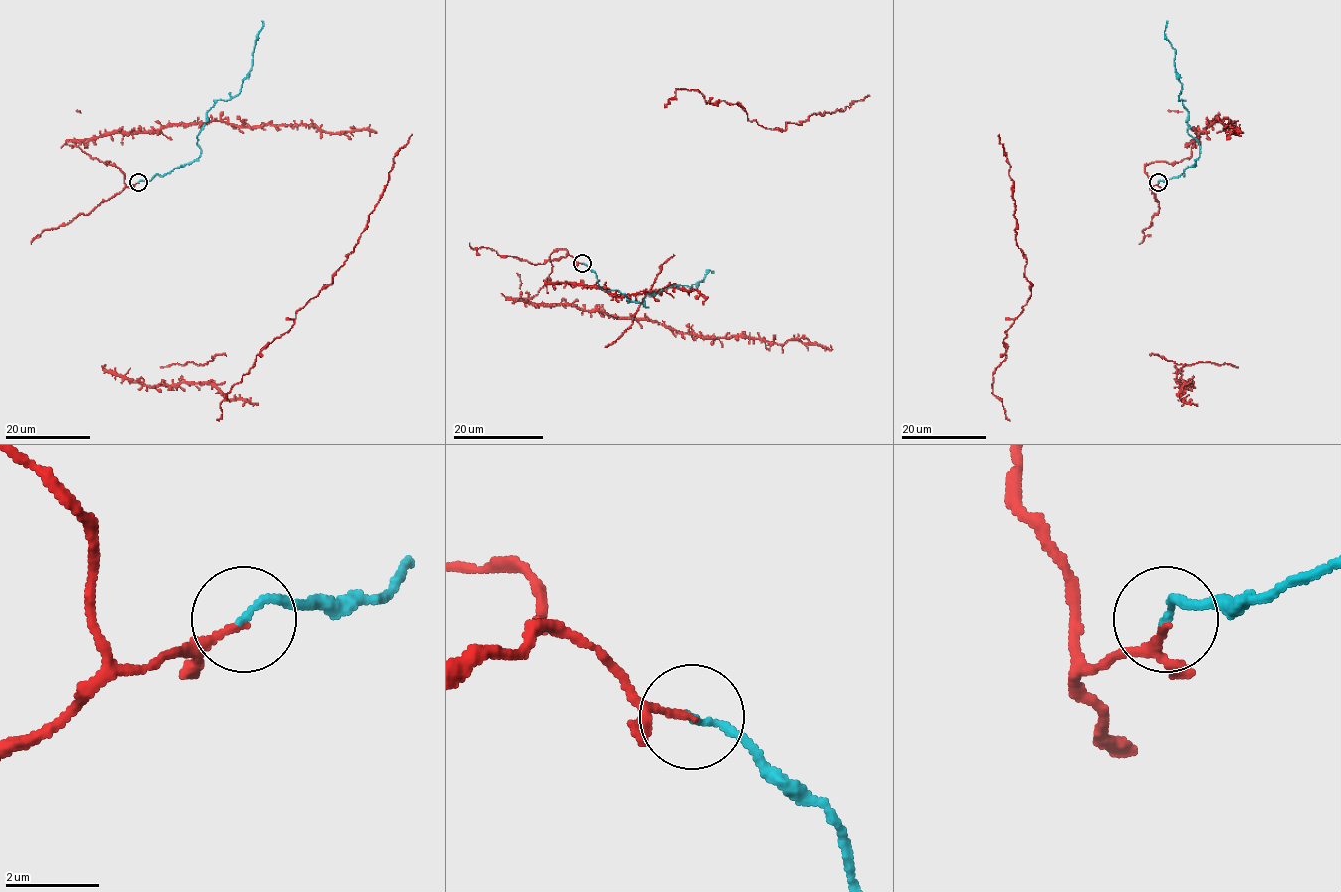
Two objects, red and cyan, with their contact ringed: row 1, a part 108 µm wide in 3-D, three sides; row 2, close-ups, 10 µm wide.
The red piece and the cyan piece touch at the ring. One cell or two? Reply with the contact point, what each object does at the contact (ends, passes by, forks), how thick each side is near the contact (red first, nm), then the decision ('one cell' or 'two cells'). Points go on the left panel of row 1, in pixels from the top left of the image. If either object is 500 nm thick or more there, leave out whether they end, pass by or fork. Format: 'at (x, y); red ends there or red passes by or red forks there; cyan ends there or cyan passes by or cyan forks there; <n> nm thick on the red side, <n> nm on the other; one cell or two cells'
at (138, 182); red ends there; cyan ends there; 140 nm thick on the red side, 140 nm on the other; one cell

